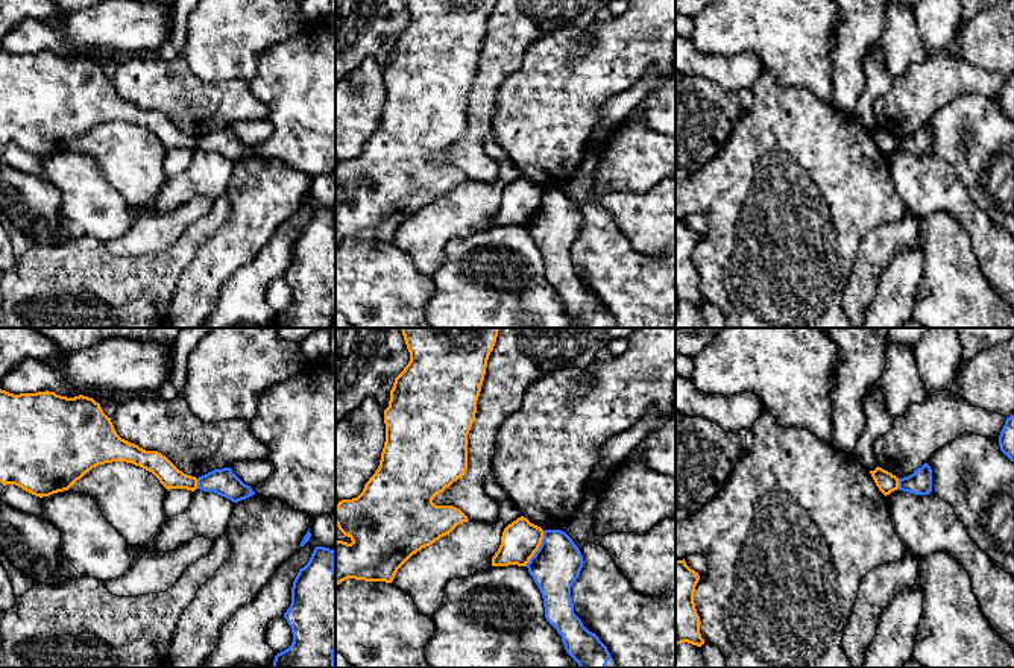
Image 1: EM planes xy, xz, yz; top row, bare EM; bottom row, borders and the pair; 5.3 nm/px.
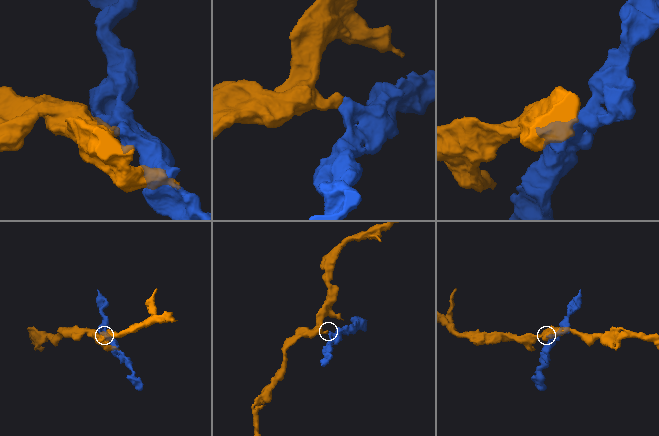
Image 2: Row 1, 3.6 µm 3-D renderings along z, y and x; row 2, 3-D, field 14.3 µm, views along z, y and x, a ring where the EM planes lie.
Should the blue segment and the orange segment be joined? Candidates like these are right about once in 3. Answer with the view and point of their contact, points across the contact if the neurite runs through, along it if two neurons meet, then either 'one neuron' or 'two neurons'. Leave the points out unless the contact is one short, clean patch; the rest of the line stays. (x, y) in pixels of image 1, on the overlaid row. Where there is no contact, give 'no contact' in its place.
contact xz (539, 548); border xz (544, 532), (539, 548), (525, 565); two neurons

